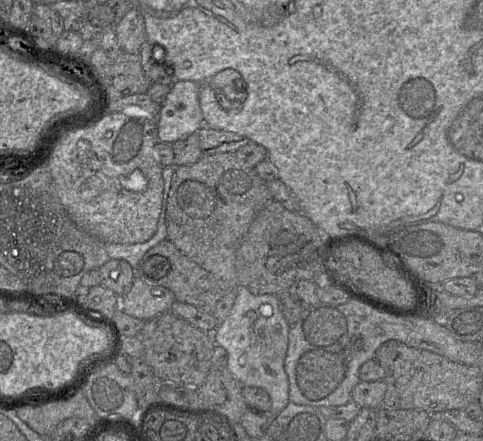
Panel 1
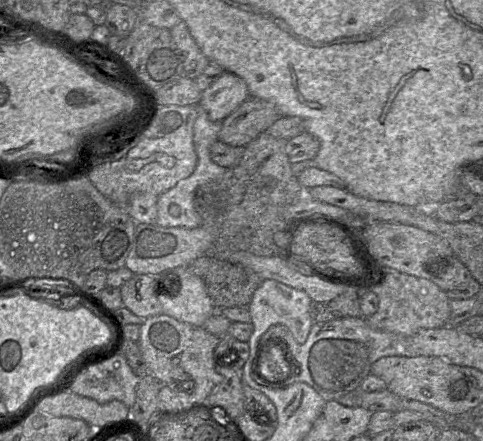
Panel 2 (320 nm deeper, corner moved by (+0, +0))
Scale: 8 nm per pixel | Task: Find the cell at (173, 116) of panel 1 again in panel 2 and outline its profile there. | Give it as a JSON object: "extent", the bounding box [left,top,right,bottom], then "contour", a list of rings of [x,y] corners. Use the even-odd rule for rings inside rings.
{"extent":[198,71,250,122],"contour":[[[225,71],[211,86],[202,91],[198,106],[208,114],[212,122],[222,122],[236,108],[250,97],[245,81],[239,76]]]}

